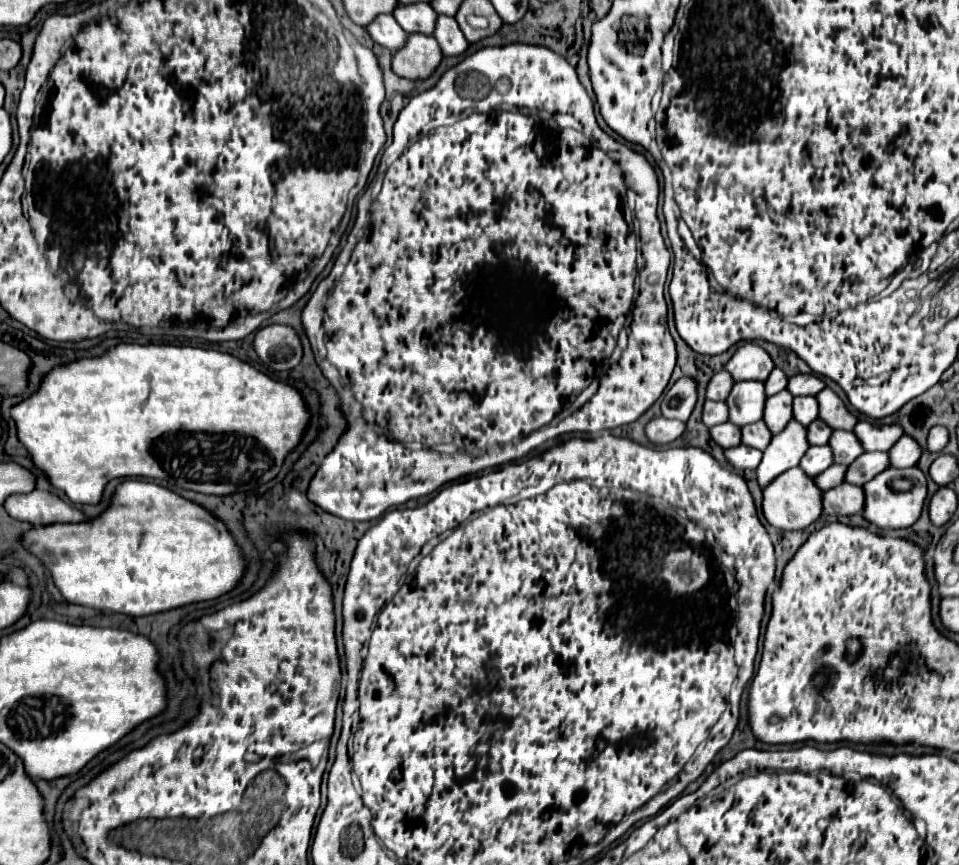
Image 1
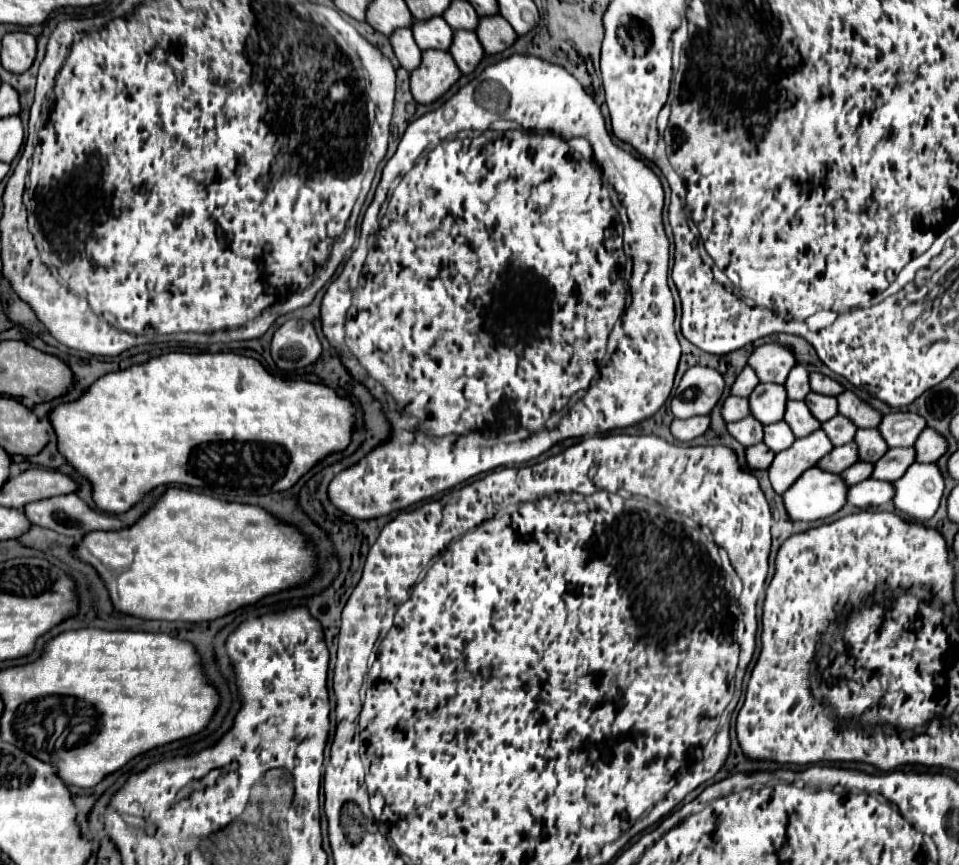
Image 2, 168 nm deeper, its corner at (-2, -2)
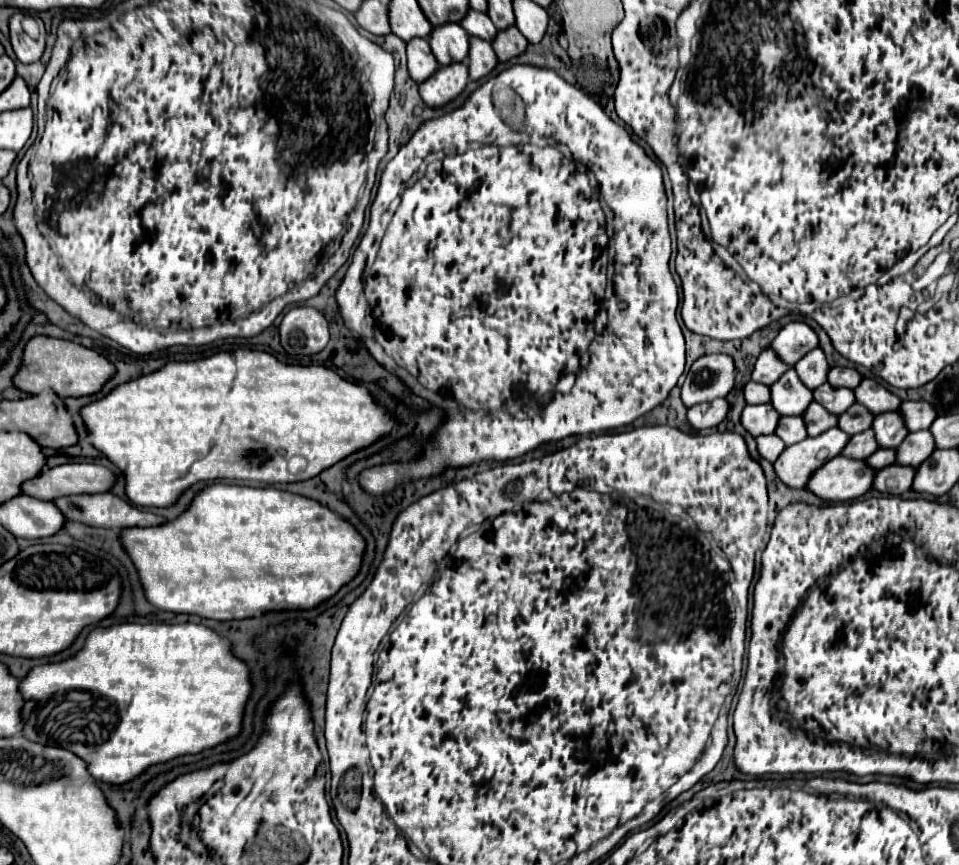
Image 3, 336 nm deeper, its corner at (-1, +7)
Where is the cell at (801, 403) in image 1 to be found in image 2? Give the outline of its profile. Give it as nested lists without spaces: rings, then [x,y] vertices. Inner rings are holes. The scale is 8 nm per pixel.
[[[809,392],[809,396],[805,398],[805,404],[809,406],[809,410],[813,412],[813,416],[819,422],[827,422],[829,418],[837,416],[837,398],[835,396],[823,396],[817,392]]]

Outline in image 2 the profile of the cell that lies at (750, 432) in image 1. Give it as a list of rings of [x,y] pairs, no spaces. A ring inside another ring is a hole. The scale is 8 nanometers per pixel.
[[[775,422],[765,426],[765,440],[763,440],[773,452],[787,450],[791,442],[795,442],[795,434],[789,430],[787,422]]]

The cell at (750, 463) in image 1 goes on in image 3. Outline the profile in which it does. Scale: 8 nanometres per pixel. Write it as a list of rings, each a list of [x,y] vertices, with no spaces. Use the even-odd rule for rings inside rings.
[[[772,433],[772,435],[760,435],[760,437],[756,437],[756,445],[758,445],[758,453],[766,459],[766,461],[770,461],[770,463],[774,463],[776,461],[776,457],[784,451],[784,443]]]

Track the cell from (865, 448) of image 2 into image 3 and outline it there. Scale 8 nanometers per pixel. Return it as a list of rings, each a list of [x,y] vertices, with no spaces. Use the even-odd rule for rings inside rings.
[[[898,411],[876,415],[872,421],[872,431],[882,449],[896,449],[896,445],[900,445],[900,441],[908,435]]]

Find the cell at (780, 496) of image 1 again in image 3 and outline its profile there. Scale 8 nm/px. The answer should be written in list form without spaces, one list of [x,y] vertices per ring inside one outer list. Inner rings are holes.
[[[834,457],[820,465],[808,479],[806,489],[822,501],[852,501],[864,495],[872,485],[874,469],[864,461]]]

